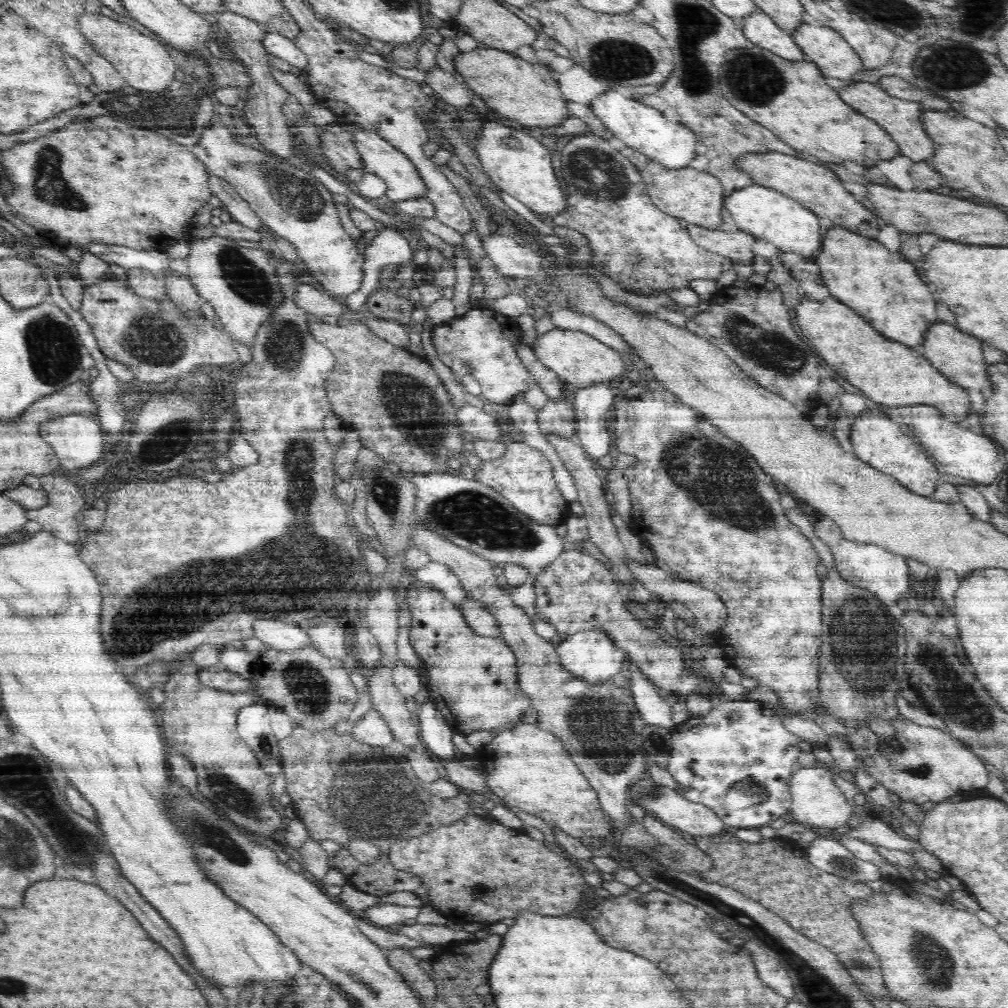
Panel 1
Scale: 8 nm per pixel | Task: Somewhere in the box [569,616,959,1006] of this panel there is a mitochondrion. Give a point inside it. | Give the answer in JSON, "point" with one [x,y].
{"point":[934,962]}

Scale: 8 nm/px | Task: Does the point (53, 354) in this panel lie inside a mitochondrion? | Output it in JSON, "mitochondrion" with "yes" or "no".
{"mitochondrion":"yes"}

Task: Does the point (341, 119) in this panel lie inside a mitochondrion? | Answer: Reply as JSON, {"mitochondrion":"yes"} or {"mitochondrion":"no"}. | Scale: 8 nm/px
{"mitochondrion":"no"}

